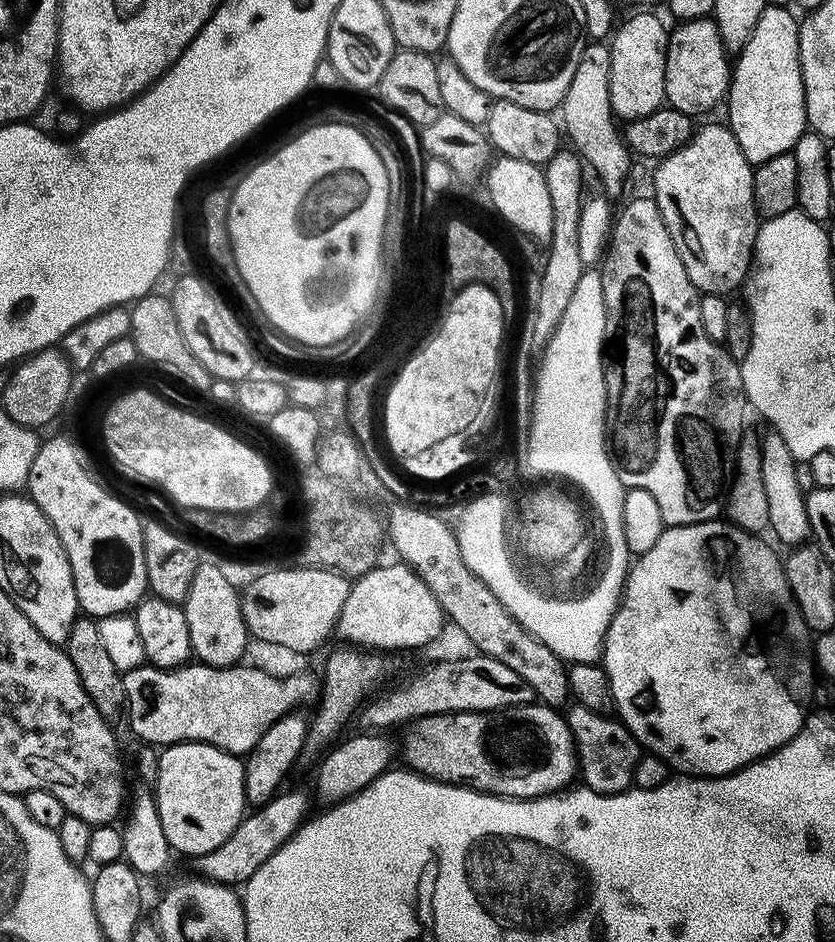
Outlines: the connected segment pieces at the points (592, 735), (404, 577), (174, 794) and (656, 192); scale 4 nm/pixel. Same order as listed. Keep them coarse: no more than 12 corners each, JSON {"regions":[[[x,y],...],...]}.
{"regions":[[[566,712],[583,787],[633,787],[640,743],[619,719]],[[403,562],[348,588],[341,641],[393,654],[439,638],[439,602]],[[167,745],[154,795],[168,845],[222,846],[246,815],[241,757]],[[697,127],[650,189],[701,294],[749,279],[753,165]]]}

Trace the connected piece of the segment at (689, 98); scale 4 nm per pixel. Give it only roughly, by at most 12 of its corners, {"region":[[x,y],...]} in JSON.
{"region":[[715,19],[668,33],[667,107],[699,118],[725,103],[730,53]]}

